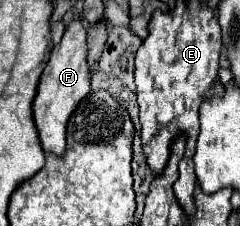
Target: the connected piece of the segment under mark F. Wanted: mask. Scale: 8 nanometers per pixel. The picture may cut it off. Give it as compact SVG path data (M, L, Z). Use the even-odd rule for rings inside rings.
M74 19L66 31L62 41L50 51L50 59L38 83L38 93L34 97L34 121L40 133L40 143L44 151L52 151L62 155L66 147L66 123L76 105L90 93L90 67L86 61L88 47L86 47L86 29L82 27L80 19Z

